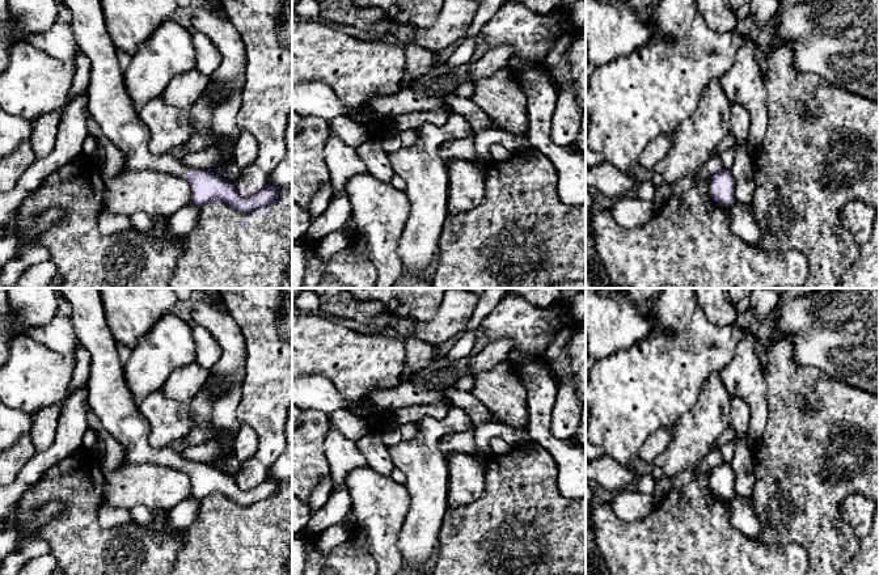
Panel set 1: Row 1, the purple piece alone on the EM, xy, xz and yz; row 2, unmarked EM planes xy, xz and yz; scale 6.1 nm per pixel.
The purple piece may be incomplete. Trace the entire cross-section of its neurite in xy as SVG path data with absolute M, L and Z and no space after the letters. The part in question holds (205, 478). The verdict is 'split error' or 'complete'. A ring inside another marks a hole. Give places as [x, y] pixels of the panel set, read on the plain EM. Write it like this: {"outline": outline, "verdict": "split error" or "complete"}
{"outline": "M101 288L56 291L69 303L76 337L90 354L88 403L105 431L122 445L128 462L159 464L186 472L191 481L191 498L199 500L220 492L238 504L250 506L278 490L280 481L270 478L250 490L241 490L234 478L210 464L185 460L181 452L169 447L153 448L149 444L149 424L124 380L124 364L106 322Z", "verdict": "split error"}

